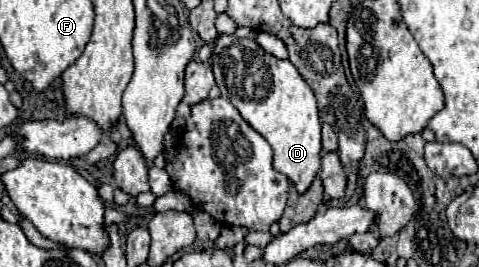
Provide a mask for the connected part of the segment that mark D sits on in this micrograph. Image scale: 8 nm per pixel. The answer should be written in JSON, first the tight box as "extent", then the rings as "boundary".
{"extent":[210,35,322,193],"boundary":[[[234,35],[218,37],[210,63],[222,97],[230,99],[250,127],[274,149],[274,169],[286,175],[298,193],[306,193],[322,169],[322,123],[310,85],[288,59],[276,59],[256,41]]]}

